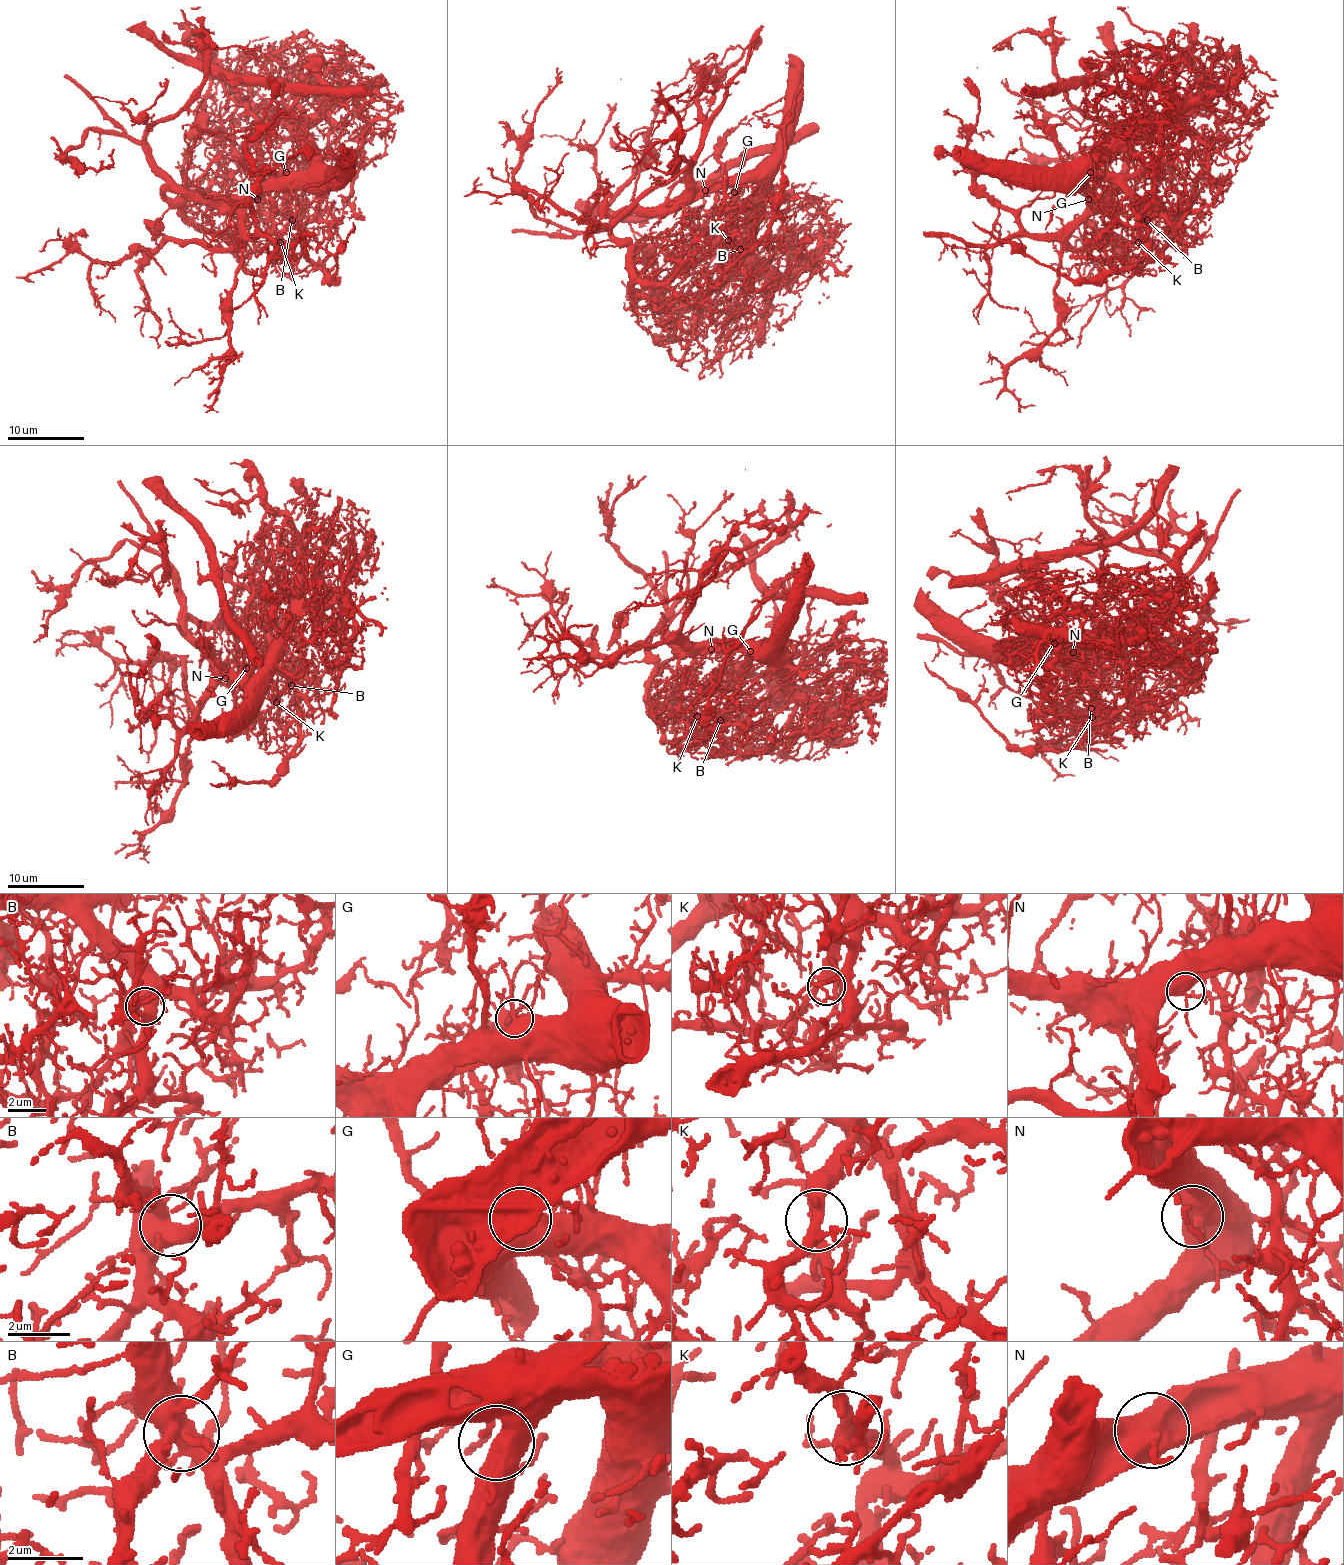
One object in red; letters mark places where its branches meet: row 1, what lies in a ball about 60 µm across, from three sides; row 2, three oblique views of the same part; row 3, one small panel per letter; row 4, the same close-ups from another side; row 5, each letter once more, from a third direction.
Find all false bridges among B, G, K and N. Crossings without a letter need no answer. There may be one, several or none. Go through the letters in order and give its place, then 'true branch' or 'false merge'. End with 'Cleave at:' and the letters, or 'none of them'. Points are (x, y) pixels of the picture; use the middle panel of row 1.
B: (740, 249) | true branch
G: (734, 192) | true branch
K: (728, 240) | true branch
N: (705, 190) | true branch
Cleave at: none of them

